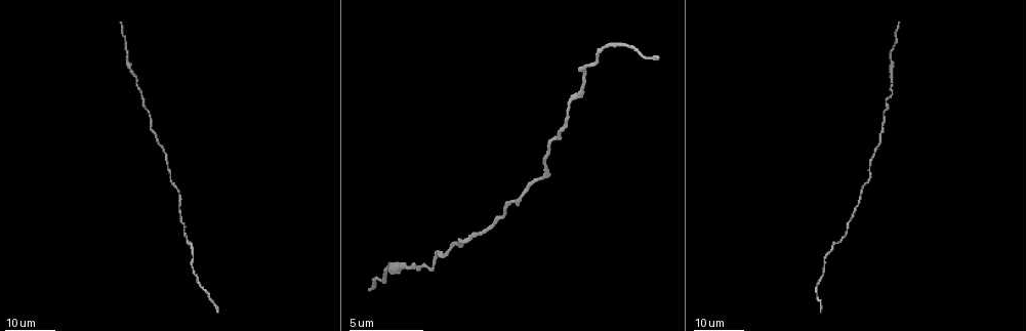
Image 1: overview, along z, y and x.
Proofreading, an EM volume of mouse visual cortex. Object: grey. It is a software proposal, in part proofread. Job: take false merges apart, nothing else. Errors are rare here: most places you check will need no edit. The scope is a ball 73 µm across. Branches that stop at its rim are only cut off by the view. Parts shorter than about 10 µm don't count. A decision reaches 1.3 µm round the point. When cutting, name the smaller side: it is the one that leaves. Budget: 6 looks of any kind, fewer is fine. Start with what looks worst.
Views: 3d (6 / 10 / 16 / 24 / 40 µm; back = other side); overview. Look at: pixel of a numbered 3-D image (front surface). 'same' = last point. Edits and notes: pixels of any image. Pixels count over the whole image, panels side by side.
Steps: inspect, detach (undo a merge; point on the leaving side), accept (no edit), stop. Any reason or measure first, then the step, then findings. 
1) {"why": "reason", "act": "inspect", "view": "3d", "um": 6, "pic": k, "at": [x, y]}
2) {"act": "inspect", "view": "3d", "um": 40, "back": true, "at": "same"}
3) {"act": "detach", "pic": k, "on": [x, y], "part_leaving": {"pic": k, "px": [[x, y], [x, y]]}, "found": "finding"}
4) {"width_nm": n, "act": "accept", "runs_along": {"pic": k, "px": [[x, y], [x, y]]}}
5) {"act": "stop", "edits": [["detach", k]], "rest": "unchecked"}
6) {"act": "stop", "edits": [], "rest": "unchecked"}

{"act": "inspect", "view": "3d", "um": 16, "pic": 1, "at": [886, 100]}

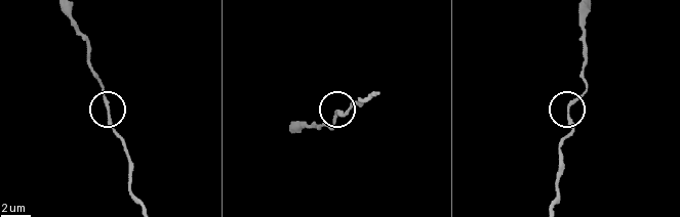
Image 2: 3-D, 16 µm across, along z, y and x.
{"act": "inspect", "view": "3d", "um": 10, "pic": 2, "at": [570, 105]}

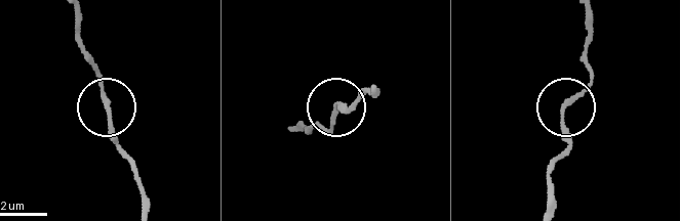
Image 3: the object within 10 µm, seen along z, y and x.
{"act": "accept", "found": "all the same cell"}

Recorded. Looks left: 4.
{"why": "calibre changes", "act": "inspect", "view": "3d", "um": 16, "pic": 1, "at": [134, 72]}

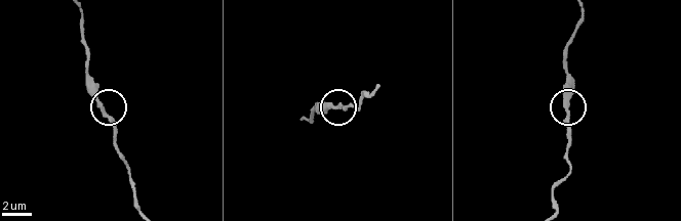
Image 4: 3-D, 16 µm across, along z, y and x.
{"act": "inspect", "view": "3d", "um": 10, "pic": 4, "at": [102, 105]}

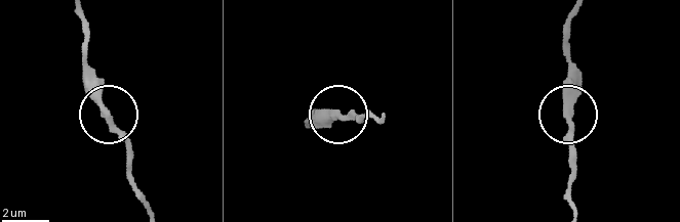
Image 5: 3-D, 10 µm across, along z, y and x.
{"act": "accept", "runs_along": {"pic": 5, "px": [[152, 212], [132, 176], [126, 135], [101, 100], [87, 38]]}, "found": "one cell here"}

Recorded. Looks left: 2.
{"why": "a narrow waist", "act": "inspect", "view": "3d", "um": 16, "pic": 1, "at": [460, 238]}

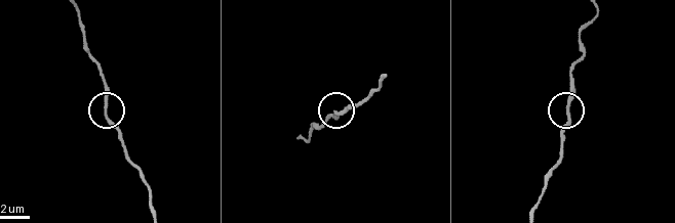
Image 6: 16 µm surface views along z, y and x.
{"act": "inspect", "view": "3d", "um": 6, "pic": 6, "at": [104, 111]}

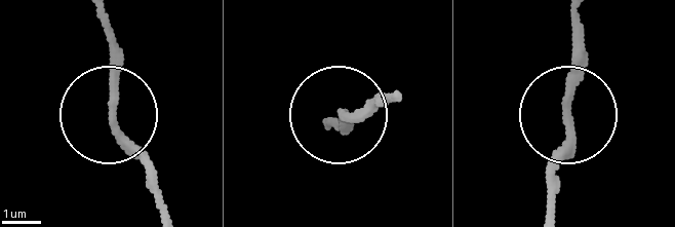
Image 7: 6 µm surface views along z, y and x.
{"act": "accept", "runs_along": {"pic": 7, "px": [[546, 203], [576, 21]]}, "found": "one cell here"}

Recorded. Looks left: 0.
{"act": "stop", "edits": [], "rest": "unchecked"}

